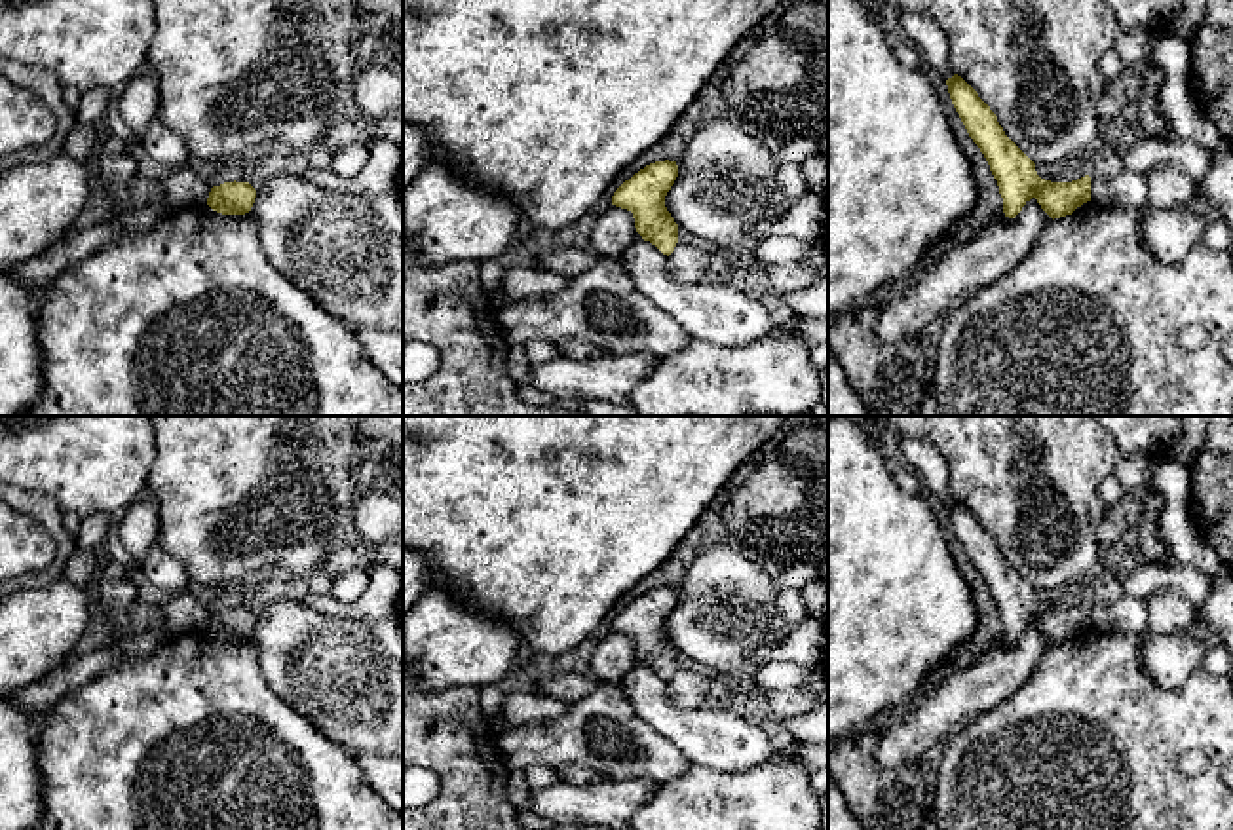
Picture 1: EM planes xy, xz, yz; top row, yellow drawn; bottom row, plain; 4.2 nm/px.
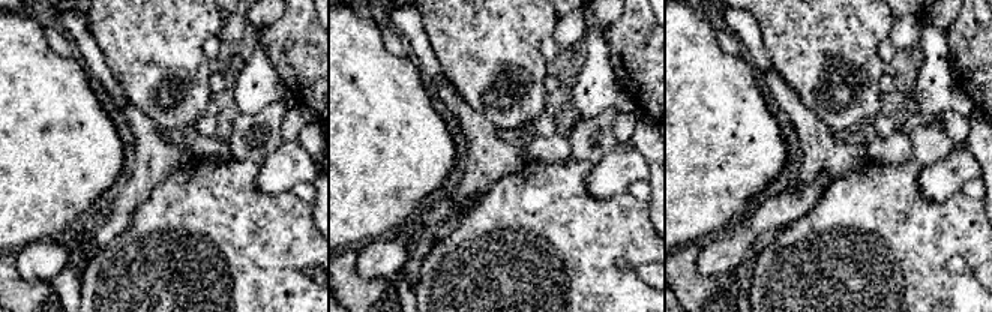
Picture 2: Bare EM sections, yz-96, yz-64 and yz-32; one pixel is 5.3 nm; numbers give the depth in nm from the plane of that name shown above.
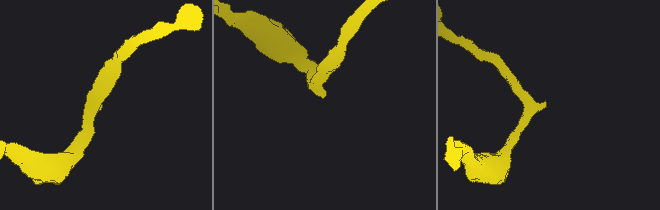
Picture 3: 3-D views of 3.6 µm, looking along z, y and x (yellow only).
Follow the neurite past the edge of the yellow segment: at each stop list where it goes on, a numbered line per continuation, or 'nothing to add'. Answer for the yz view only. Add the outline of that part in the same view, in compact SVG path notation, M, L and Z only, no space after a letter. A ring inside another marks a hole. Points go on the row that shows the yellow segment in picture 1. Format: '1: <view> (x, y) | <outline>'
nothing to add

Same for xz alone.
nothing to add

